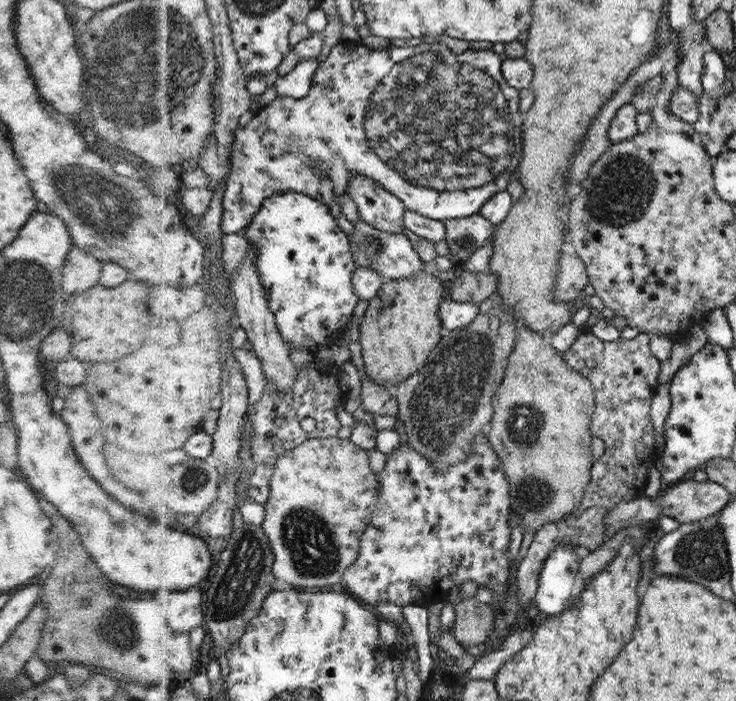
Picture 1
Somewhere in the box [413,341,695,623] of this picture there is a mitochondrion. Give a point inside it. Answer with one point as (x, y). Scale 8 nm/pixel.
(525, 422)

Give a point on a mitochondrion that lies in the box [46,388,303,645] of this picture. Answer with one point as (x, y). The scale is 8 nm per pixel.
(239, 579)

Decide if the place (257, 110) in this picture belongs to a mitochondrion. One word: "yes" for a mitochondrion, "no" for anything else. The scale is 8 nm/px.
no

